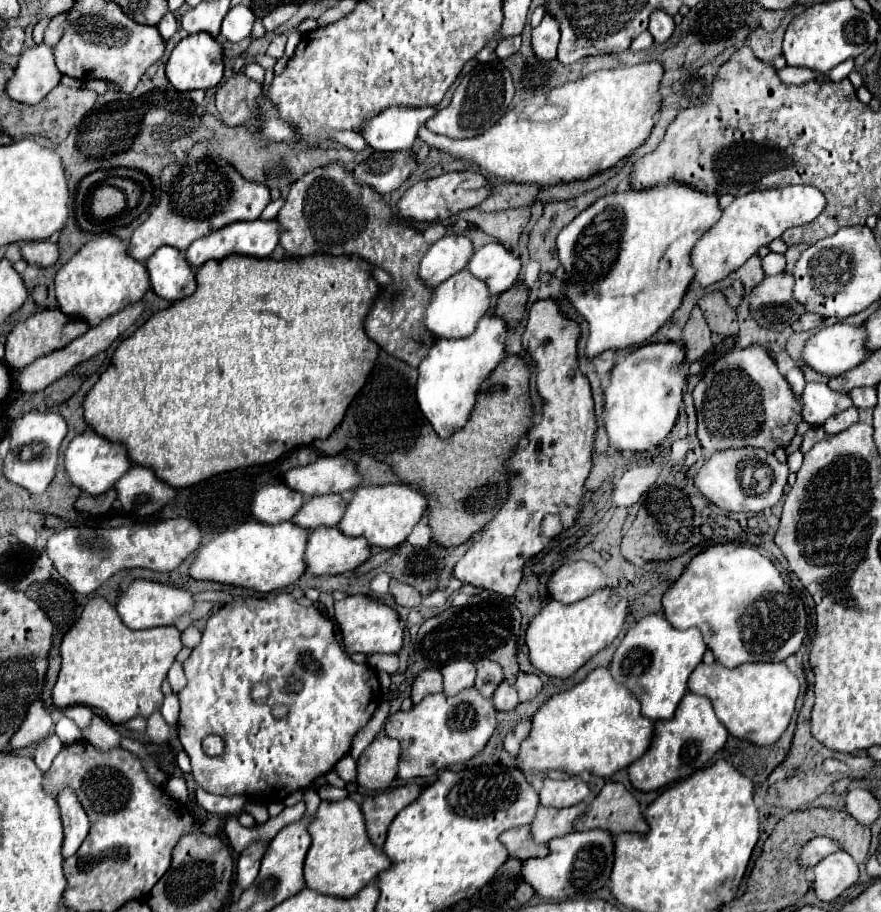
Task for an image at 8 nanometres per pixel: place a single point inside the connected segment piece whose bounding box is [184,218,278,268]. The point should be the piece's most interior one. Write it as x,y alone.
257,239

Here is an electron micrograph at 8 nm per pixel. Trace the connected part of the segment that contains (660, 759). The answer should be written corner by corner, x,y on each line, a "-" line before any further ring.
688,692
686,698
682,698
672,720
656,722
652,748
638,762
632,762
628,766
630,782
636,790
652,792
652,790
660,790
672,782
678,782
682,778
688,778
696,770
702,770
708,766
708,762
714,758
714,754
724,748
726,738
728,738
728,730
716,718
710,700

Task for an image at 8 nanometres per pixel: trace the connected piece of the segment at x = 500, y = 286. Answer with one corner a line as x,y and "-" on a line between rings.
492,242
472,254
466,270
472,276
482,278
490,294
502,294
516,282
520,272
520,260
504,246

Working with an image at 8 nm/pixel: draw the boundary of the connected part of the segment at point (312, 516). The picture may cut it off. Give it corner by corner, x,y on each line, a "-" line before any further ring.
326,494
308,498
292,522
304,530
316,530
320,526
338,526
346,510
346,500
340,494

